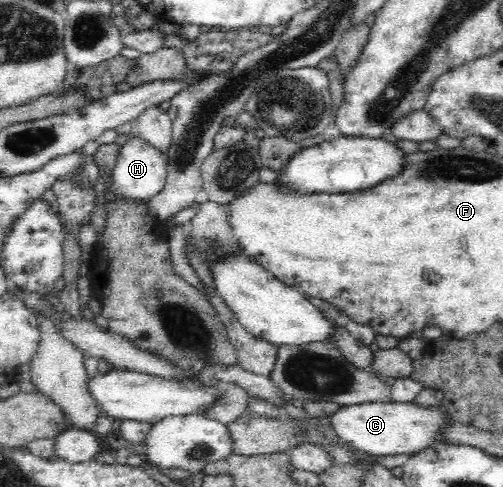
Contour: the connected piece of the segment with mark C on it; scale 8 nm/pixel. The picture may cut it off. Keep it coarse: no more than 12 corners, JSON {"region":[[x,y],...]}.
{"region":[[413,402],[339,406],[329,427],[378,457],[438,442],[441,407]]}

